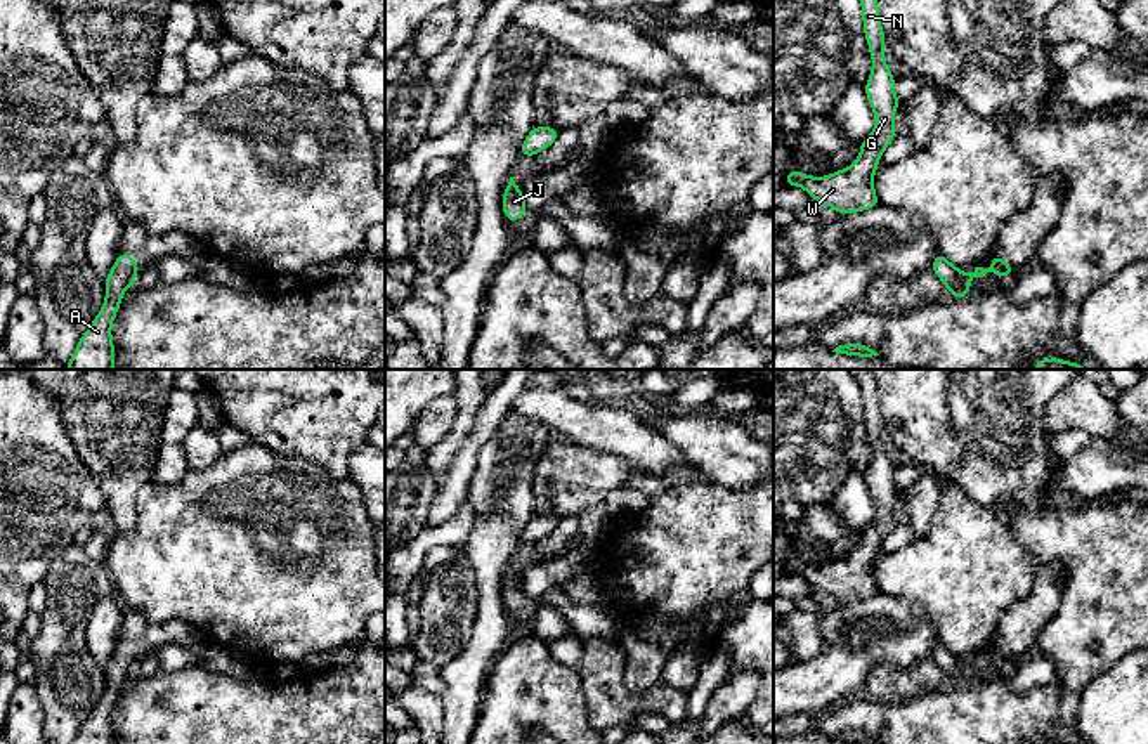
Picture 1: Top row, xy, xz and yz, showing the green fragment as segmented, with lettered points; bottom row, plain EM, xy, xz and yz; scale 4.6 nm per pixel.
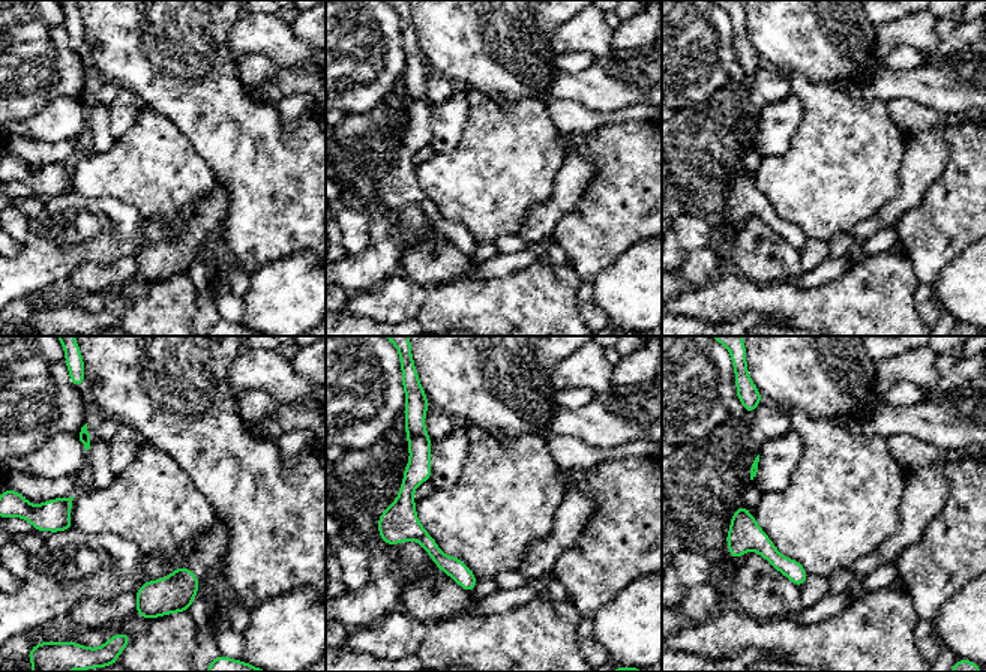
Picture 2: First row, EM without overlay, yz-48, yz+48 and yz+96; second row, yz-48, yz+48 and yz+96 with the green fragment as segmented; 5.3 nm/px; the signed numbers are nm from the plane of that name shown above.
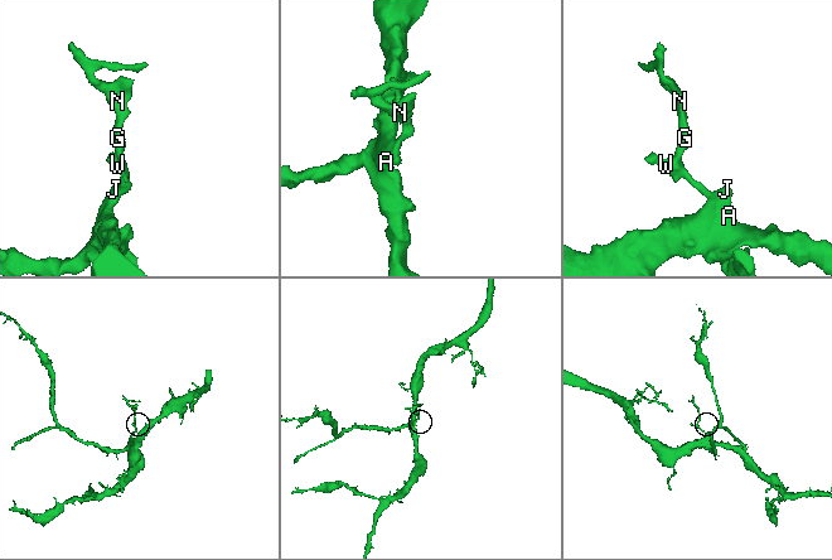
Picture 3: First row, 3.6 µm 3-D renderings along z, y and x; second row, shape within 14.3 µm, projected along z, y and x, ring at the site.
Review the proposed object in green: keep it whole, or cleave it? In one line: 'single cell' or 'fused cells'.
single cell

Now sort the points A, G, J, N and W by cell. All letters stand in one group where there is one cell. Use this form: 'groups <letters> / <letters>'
groups A G J N W

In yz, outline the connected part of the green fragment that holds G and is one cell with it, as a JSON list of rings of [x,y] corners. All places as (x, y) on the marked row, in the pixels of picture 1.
[[[860,0],[865,40],[872,55],[872,71],[865,94],[876,114],[874,132],[860,142],[858,160],[845,170],[825,177],[786,173],[784,184],[803,187],[815,201],[832,206],[839,215],[879,206],[874,193],[874,172],[883,151],[895,140],[893,116],[902,104],[895,95],[895,78],[884,59],[884,33],[879,21],[877,0]]]

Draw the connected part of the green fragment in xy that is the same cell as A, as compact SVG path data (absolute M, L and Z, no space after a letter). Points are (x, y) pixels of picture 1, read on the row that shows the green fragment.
M120 251L111 272L104 279L104 305L85 335L80 338L66 369L113 369L116 356L111 338L111 324L121 305L121 295L127 288L135 284L139 269L140 267L130 253Z

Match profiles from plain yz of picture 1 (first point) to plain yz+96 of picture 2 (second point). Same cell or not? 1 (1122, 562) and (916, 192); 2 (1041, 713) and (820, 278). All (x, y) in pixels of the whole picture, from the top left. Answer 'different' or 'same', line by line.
1: different
2: different

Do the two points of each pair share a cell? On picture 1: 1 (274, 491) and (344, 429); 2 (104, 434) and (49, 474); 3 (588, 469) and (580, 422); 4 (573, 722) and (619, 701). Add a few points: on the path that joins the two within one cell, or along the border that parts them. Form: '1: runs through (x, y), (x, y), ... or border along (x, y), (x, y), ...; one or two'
1: border along (269, 448), (283, 455), (299, 455), (345, 477); two
2: border along (59, 417), (73, 450), (99, 488); two
3: border along (571, 441), (625, 458); two
4: border along (580, 675), (592, 725); two

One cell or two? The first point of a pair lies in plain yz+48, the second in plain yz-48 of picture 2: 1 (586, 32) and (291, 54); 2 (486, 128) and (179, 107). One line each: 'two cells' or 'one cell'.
1: one cell
2: two cells

